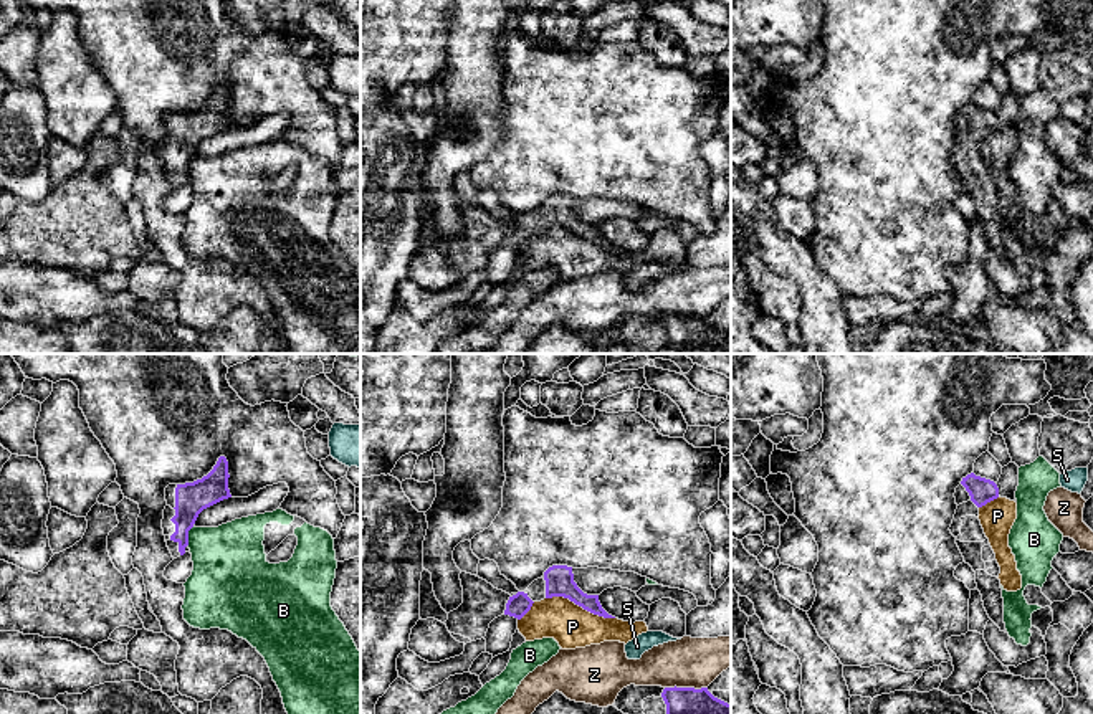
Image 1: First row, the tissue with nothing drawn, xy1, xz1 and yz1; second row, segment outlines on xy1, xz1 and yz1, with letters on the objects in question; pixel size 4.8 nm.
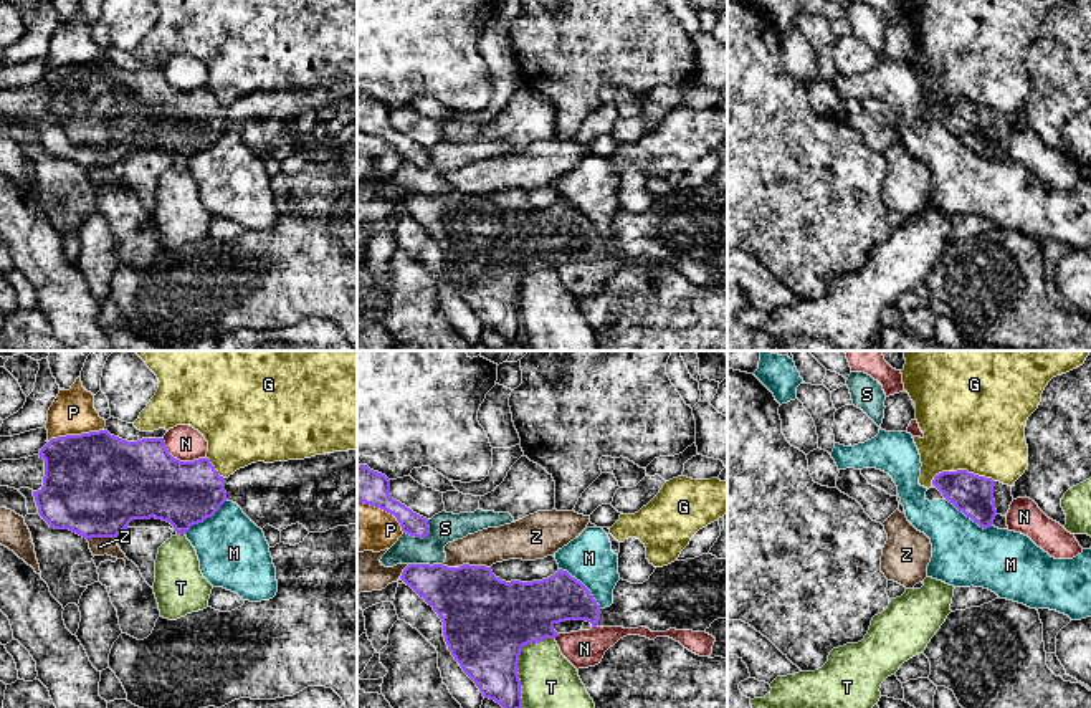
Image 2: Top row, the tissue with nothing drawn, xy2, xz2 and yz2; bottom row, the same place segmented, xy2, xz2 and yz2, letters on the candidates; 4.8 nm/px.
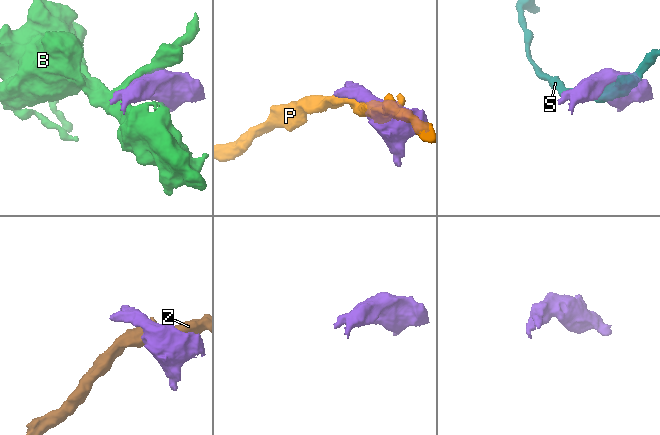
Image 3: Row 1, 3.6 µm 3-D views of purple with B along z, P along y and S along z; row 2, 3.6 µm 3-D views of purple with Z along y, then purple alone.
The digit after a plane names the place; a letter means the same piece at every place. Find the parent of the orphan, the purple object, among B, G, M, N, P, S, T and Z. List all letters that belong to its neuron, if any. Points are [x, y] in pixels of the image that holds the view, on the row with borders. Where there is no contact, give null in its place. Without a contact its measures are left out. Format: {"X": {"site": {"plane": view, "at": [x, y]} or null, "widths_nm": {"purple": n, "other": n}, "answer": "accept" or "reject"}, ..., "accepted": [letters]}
{"B": {"site": {"plane": "xy1", "at": [187, 536]}, "widths_nm": {"purple": 160, "other": 360}, "answer": "reject"}, "G": {"site": {"plane": "yz2", "at": [961, 470]}, "widths_nm": {"purple": 200, "other": 480}, "answer": "reject"}, "M": {"site": {"plane": "yz2", "at": [969, 516]}, "widths_nm": {"purple": 200, "other": 320}, "answer": "reject"}, "N": {"site": {"plane": "xy2", "at": [179, 460]}, "widths_nm": {"purple": 380, "other": 170}, "answer": "reject"}, "P": {"site": {"plane": "xz1", "at": [581, 605]}, "widths_nm": {"purple": 140, "other": 200}, "answer": "reject"}, "S": {"site": {"plane": "xz2", "at": [422, 538]}, "widths_nm": {"purple": 110, "other": 150}, "answer": "reject"}, "T": {"site": {"plane": "xz2", "at": [518, 662]}, "widths_nm": {"purple": 420, "other": 280}, "answer": "reject"}, "Z": {"site": {"plane": "xz2", "at": [466, 564]}, "widths_nm": {"purple": 380, "other": 180}, "answer": "reject"}, "accepted": []}

